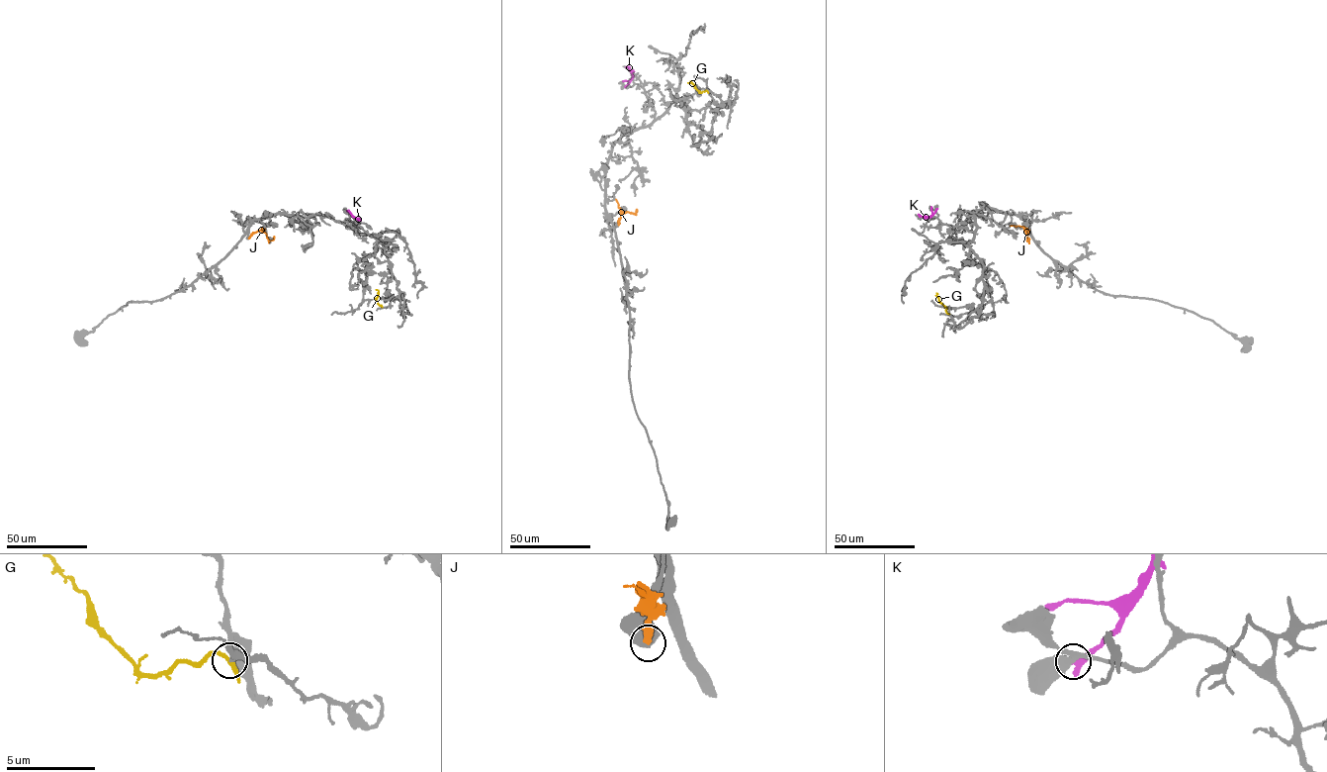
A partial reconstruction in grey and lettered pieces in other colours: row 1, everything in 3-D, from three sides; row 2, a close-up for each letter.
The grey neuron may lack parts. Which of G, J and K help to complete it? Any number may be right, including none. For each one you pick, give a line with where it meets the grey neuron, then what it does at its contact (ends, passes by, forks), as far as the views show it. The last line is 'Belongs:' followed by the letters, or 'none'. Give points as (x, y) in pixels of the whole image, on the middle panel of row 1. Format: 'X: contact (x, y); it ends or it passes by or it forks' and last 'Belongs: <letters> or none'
Belongs: none

